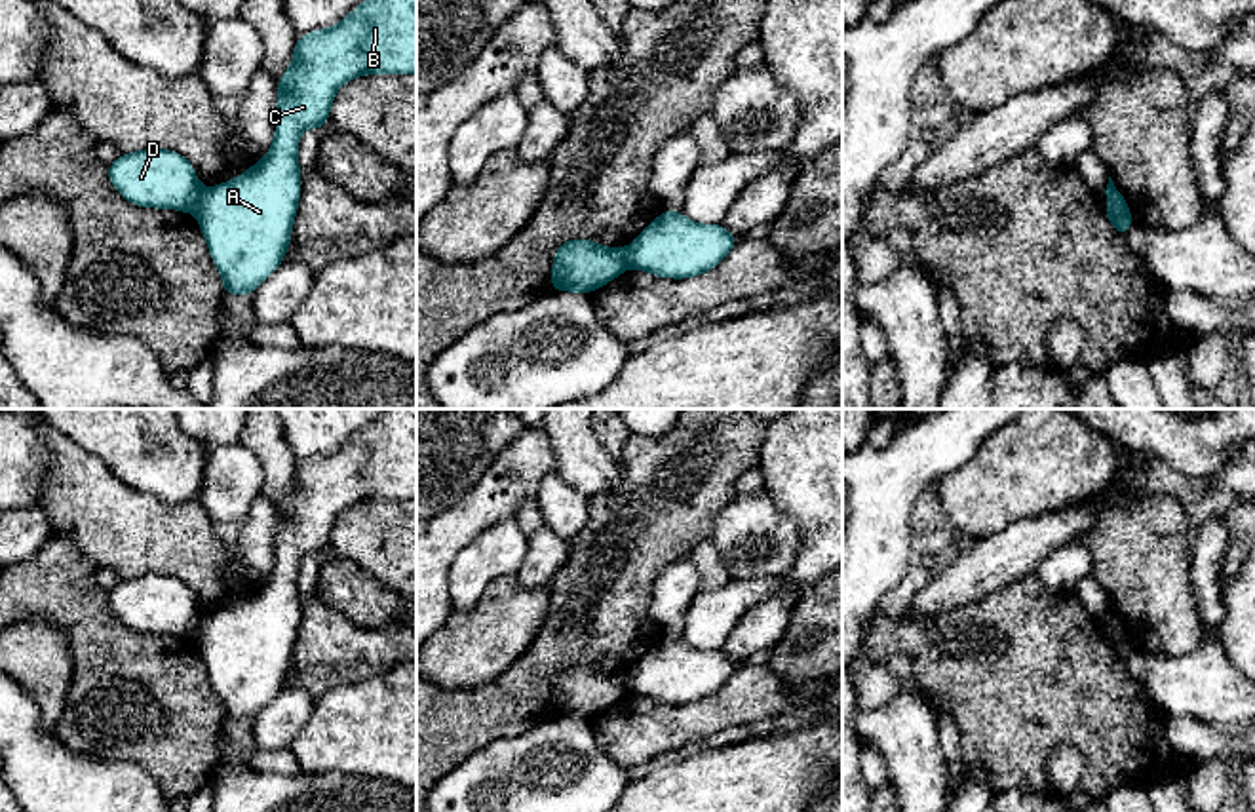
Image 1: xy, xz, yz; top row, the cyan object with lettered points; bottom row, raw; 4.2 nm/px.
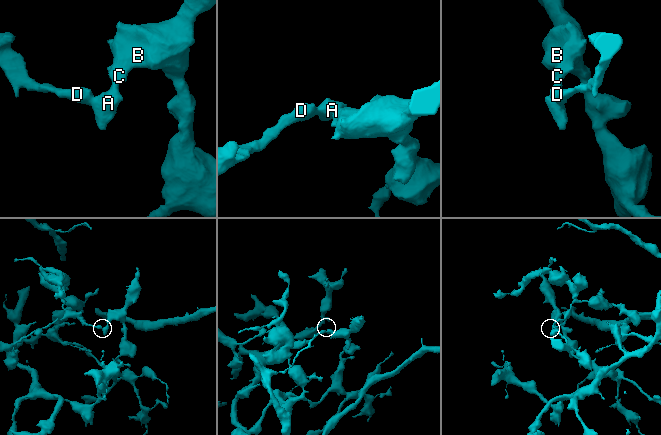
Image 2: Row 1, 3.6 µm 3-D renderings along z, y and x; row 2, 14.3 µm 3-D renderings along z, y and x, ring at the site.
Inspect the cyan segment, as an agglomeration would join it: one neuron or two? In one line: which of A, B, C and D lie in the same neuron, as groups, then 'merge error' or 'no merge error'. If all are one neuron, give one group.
groups A B C / D; merge error

